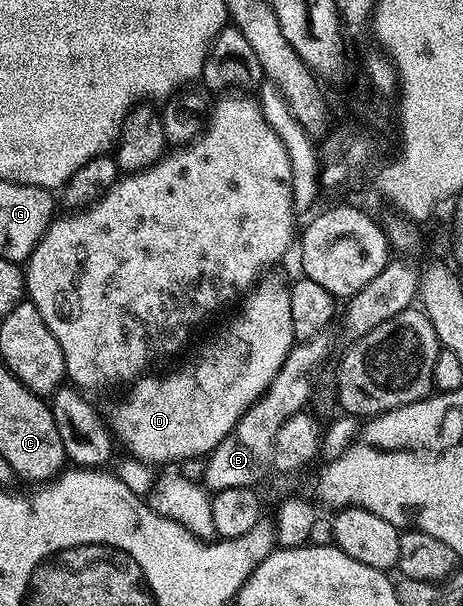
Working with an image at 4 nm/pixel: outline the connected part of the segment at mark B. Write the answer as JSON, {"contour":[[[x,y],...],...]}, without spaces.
{"contour":[[[310,339],[307,341],[302,341],[293,346],[291,352],[288,353],[286,359],[283,361],[282,367],[279,368],[274,379],[271,381],[271,385],[268,388],[267,392],[265,392],[263,396],[259,398],[259,400],[257,400],[254,404],[252,404],[250,408],[248,408],[243,413],[243,417],[242,419],[239,420],[239,423],[236,424],[234,428],[231,429],[227,437],[223,439],[222,443],[220,443],[218,447],[212,450],[211,453],[207,456],[207,459],[203,462],[203,464],[205,463],[205,465],[204,465],[204,479],[202,479],[202,485],[205,490],[215,491],[218,489],[225,489],[226,487],[252,487],[257,484],[255,481],[260,481],[263,479],[264,468],[266,467],[269,468],[269,465],[271,462],[272,445],[276,439],[278,427],[280,427],[282,423],[286,421],[288,417],[291,417],[293,414],[297,412],[301,412],[305,408],[304,403],[307,401],[307,399],[309,401],[311,393],[312,393],[312,390],[310,391],[310,377],[316,365],[321,361],[323,353],[324,353],[324,345],[322,342],[320,342],[320,339]]]}

